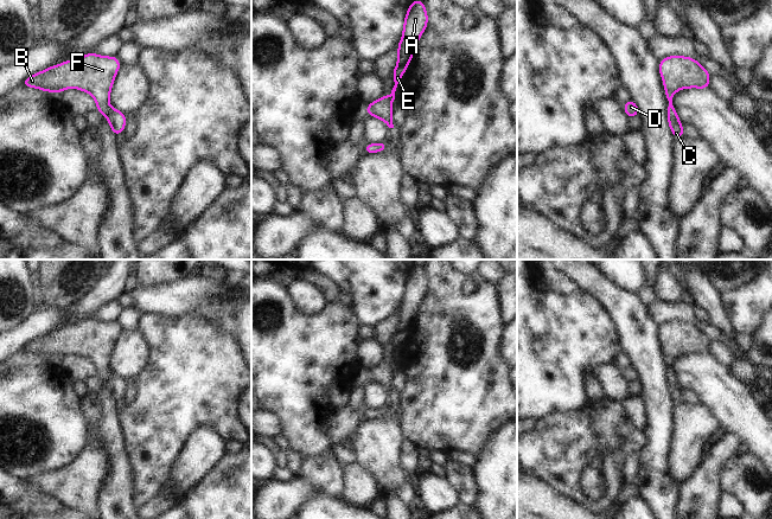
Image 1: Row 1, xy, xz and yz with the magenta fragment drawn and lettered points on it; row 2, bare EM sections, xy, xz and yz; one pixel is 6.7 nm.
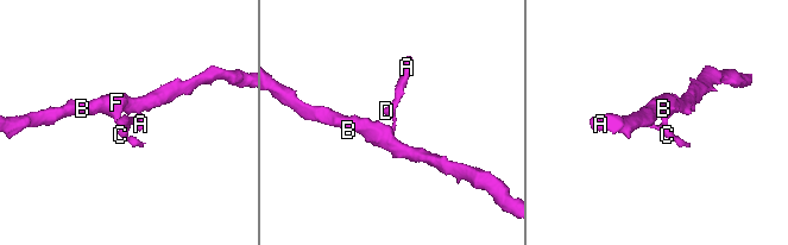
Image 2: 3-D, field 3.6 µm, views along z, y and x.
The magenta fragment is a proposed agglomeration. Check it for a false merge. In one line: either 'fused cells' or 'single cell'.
single cell

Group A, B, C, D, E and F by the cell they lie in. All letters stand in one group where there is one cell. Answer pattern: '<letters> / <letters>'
A B C D E F

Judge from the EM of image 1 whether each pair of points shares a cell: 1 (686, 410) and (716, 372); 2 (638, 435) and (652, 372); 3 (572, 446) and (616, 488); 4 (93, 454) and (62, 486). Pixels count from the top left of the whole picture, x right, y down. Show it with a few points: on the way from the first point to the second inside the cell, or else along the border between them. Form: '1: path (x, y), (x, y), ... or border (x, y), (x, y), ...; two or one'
1: border (702, 403), (721, 424); two
2: border (643, 430), (645, 443), (638, 453); two
3: path (587, 449), (597, 452), (613, 468), (613, 473); one
4: path (85, 462), (70, 478); one

